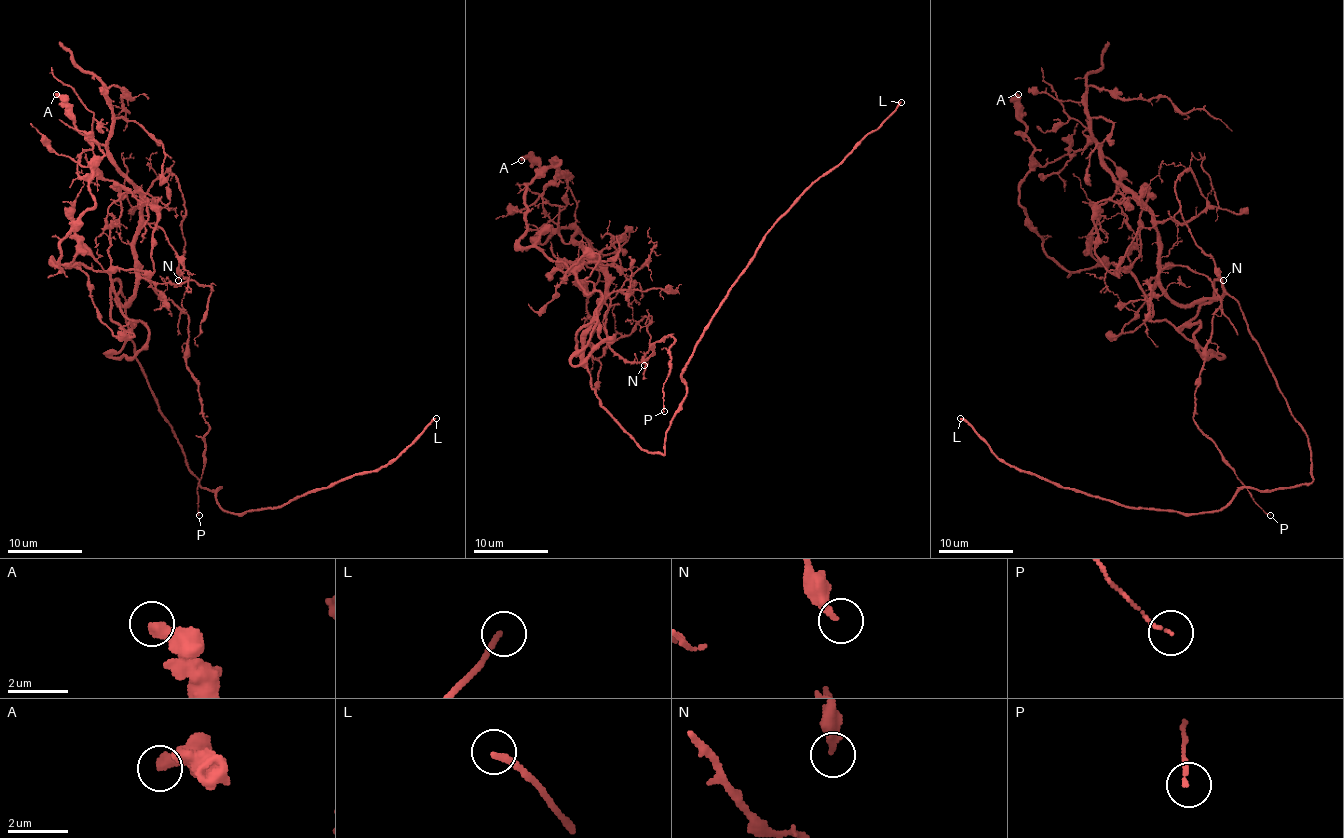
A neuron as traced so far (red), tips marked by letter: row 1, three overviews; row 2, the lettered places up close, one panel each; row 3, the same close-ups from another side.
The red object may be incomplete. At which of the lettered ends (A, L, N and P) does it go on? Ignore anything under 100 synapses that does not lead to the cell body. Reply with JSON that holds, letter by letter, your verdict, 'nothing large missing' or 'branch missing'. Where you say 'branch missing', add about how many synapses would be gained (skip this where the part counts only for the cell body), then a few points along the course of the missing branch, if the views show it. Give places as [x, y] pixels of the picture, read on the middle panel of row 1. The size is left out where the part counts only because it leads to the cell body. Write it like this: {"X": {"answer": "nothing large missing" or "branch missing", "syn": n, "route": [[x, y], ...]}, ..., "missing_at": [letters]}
{"A": {"answer": "nothing large missing"}, "L": {"answer": "branch missing"}, "N": {"answer": "nothing large missing"}, "P": {"answer": "nothing large missing"}, "missing_at": ["L"]}

